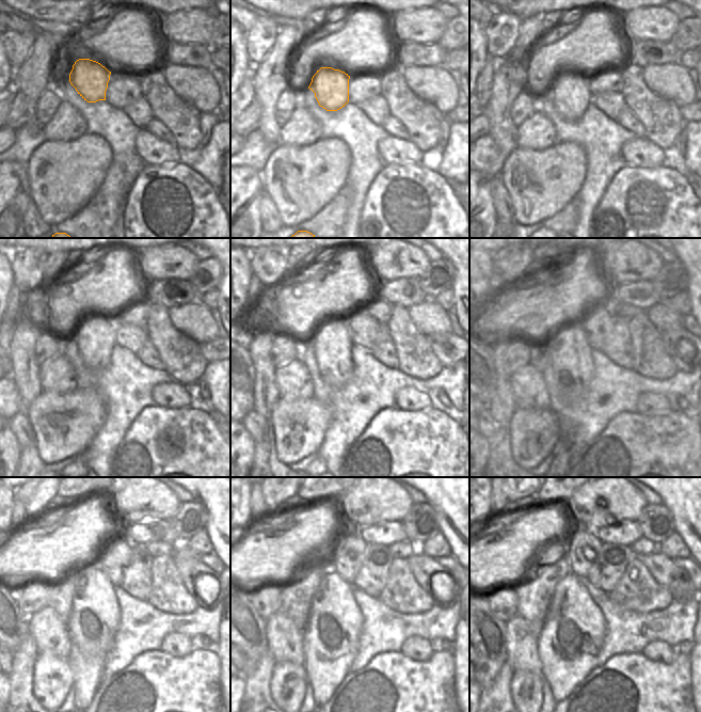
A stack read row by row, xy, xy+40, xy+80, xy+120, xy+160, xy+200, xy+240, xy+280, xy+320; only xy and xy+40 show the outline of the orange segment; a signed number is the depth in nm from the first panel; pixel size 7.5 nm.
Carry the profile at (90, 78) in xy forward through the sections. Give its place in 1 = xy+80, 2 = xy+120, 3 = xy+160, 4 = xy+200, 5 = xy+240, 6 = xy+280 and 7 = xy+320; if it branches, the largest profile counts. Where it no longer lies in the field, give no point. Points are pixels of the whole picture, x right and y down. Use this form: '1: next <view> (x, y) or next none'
1: next xy+80 (570, 92)
2: next xy+120 (95, 336)
3: next xy+160 (332, 341)
4: next xy+200 (573, 367)
5: next xy+240 (95, 616)
6: next xy+280 (331, 638)
7: next xy+320 (574, 629)

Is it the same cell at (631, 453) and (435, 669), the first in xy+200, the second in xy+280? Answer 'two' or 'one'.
one

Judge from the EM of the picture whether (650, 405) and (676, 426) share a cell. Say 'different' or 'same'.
different

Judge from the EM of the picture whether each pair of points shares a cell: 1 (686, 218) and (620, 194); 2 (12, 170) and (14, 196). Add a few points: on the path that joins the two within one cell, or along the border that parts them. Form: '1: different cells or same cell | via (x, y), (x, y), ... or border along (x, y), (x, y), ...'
1: same cell | via (670, 199), (666, 188), (639, 179)
2: same cell | via (12, 176), (12, 190)

